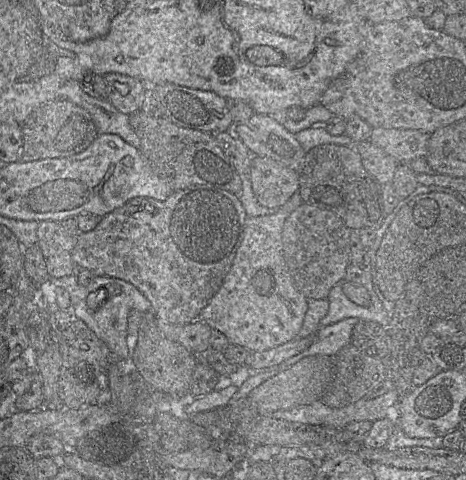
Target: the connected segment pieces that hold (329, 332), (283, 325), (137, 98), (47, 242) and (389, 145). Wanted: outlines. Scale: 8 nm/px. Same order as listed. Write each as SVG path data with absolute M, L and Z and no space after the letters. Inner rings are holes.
M350 317L328 327L321 327L315 335L315 341L306 350L280 364L293 366L303 358L313 355L335 356L353 342L353 329L360 320L358 317Z
M299 191L274 213L248 217L244 237L223 285L201 320L222 332L230 344L253 352L271 350L299 336L309 299L296 287L283 256L282 233L290 214L303 203Z
M108 73L104 75L107 83L108 101L120 112L130 115L140 111L144 98L145 91L150 85L142 82L139 79L120 74ZM116 82L124 83L130 87L127 95L122 95L115 86Z
M59 221L40 222L37 244L42 249L51 277L78 276L81 269L75 265L72 258L77 242L78 237L69 234Z
M373 128L370 141L401 163L410 163L428 154L431 134L414 129Z

